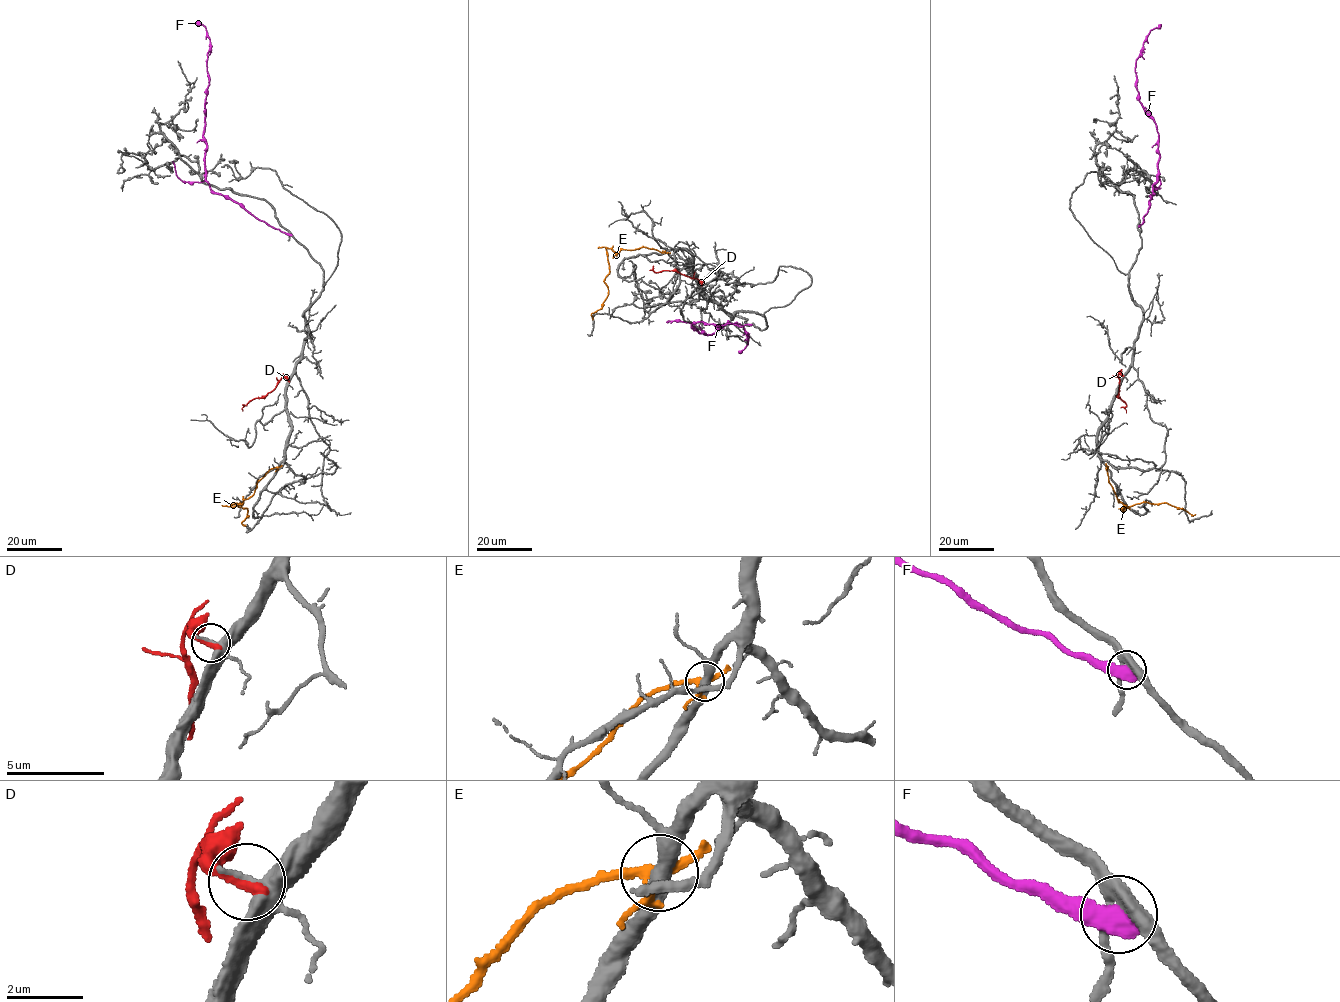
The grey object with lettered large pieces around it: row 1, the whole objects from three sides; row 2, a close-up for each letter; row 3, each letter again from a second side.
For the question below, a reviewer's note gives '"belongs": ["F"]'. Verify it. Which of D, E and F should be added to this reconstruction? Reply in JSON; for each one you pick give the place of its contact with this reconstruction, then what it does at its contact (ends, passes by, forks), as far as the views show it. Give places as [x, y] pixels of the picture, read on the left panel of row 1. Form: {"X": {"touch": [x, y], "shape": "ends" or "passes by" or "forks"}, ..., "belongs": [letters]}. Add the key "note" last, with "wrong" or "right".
{"belongs": [], "note": "wrong"}

